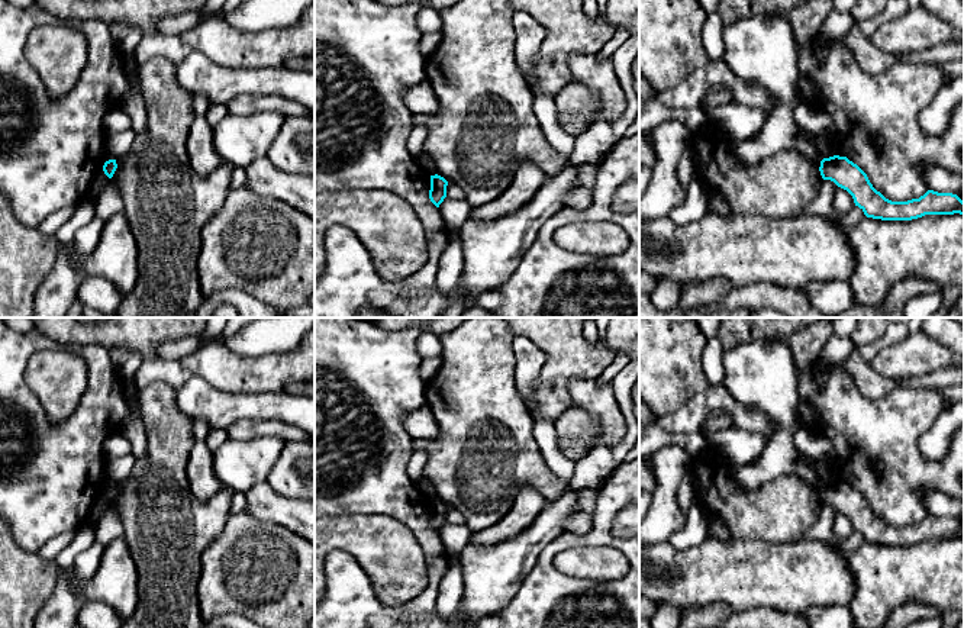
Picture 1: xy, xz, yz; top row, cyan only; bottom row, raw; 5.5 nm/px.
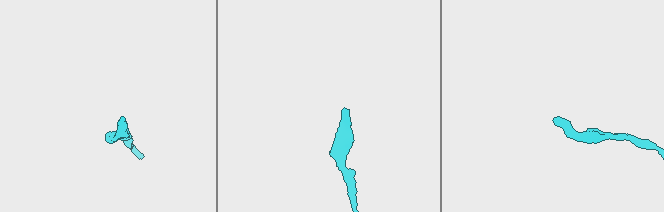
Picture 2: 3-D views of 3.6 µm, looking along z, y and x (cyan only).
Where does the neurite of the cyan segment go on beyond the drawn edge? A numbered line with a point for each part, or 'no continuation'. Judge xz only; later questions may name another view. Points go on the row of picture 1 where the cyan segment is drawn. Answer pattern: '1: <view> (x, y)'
no continuation

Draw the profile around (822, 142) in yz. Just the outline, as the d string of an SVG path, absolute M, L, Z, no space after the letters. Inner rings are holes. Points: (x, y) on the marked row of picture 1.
M803 131L803 135L813 142L815 148L820 152L822 158L829 158L829 157L835 155L835 148L834 148L834 144L832 144L829 135L826 135L826 133L813 135L806 131Z

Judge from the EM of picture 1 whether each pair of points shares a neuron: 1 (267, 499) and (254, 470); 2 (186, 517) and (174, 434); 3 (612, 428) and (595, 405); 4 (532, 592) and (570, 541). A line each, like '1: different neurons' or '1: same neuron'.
1: different neurons
2: same neuron
3: same neuron
4: same neuron

